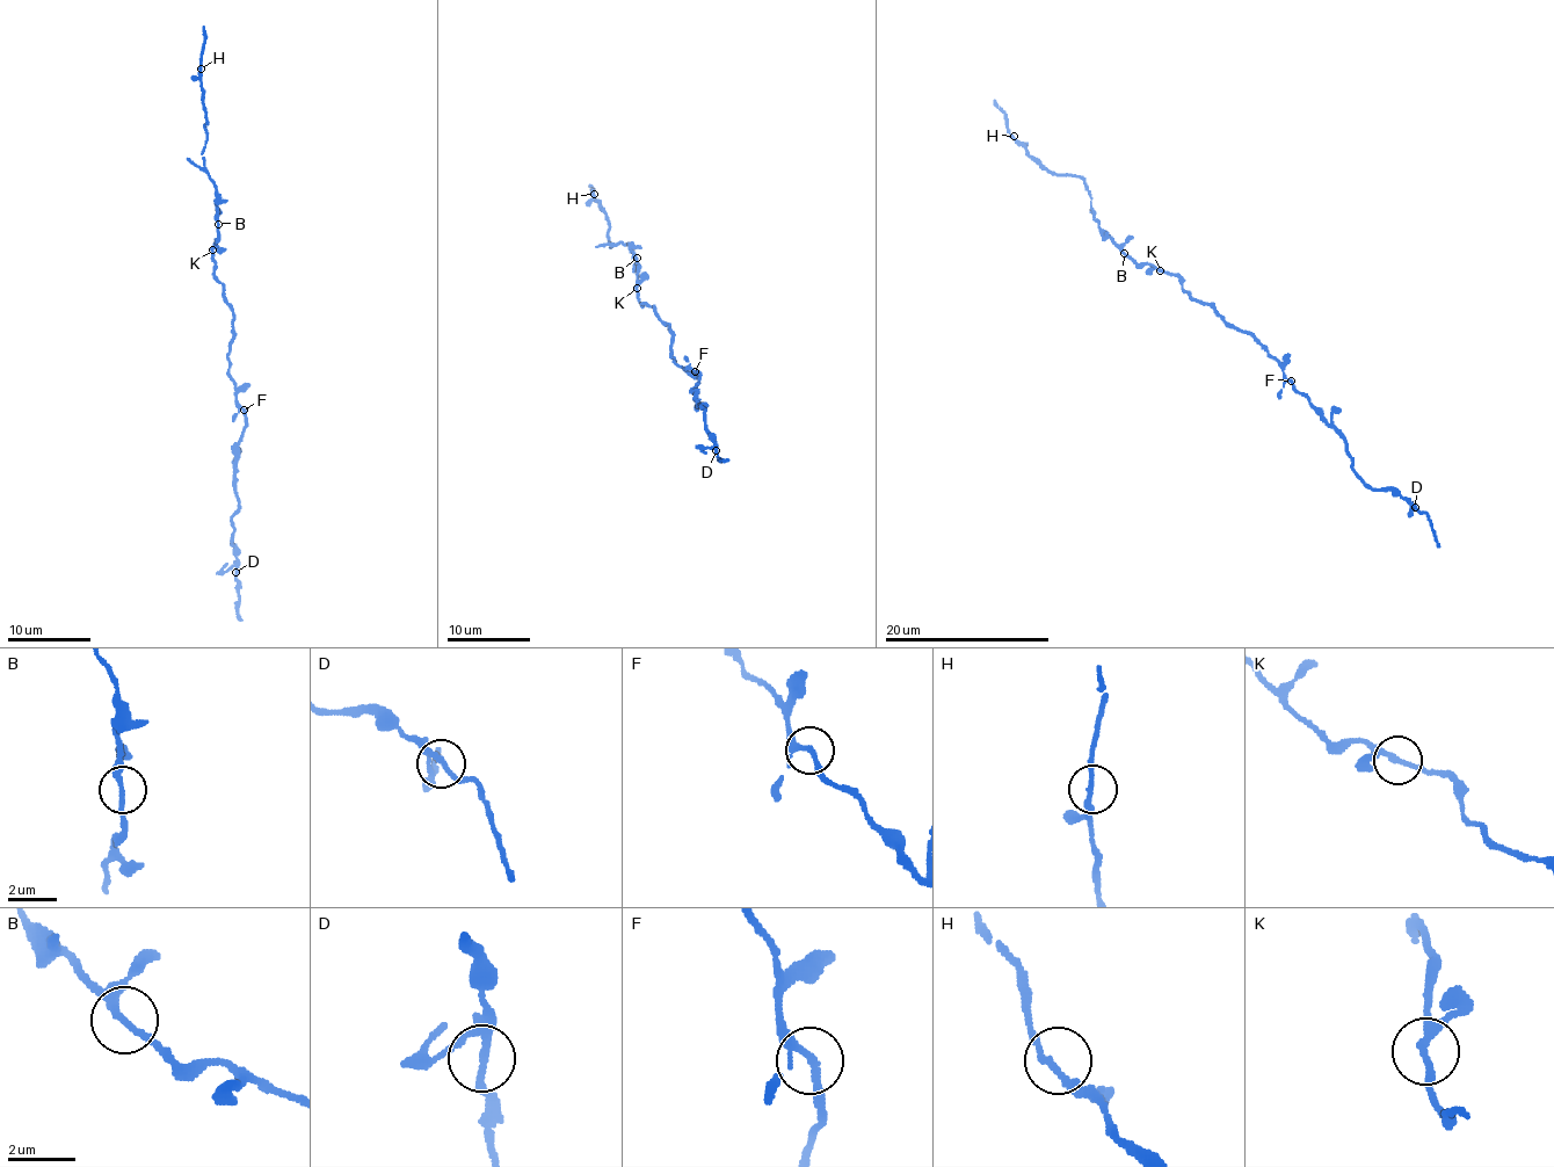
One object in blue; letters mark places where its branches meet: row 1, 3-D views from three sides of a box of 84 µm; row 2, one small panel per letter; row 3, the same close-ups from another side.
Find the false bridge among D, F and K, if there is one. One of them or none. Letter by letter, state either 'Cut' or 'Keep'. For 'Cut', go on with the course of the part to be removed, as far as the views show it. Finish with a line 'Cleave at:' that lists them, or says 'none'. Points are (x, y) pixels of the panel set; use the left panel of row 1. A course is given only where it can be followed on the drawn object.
D: Keep
F: Keep
K: Keep
Cleave at: none

